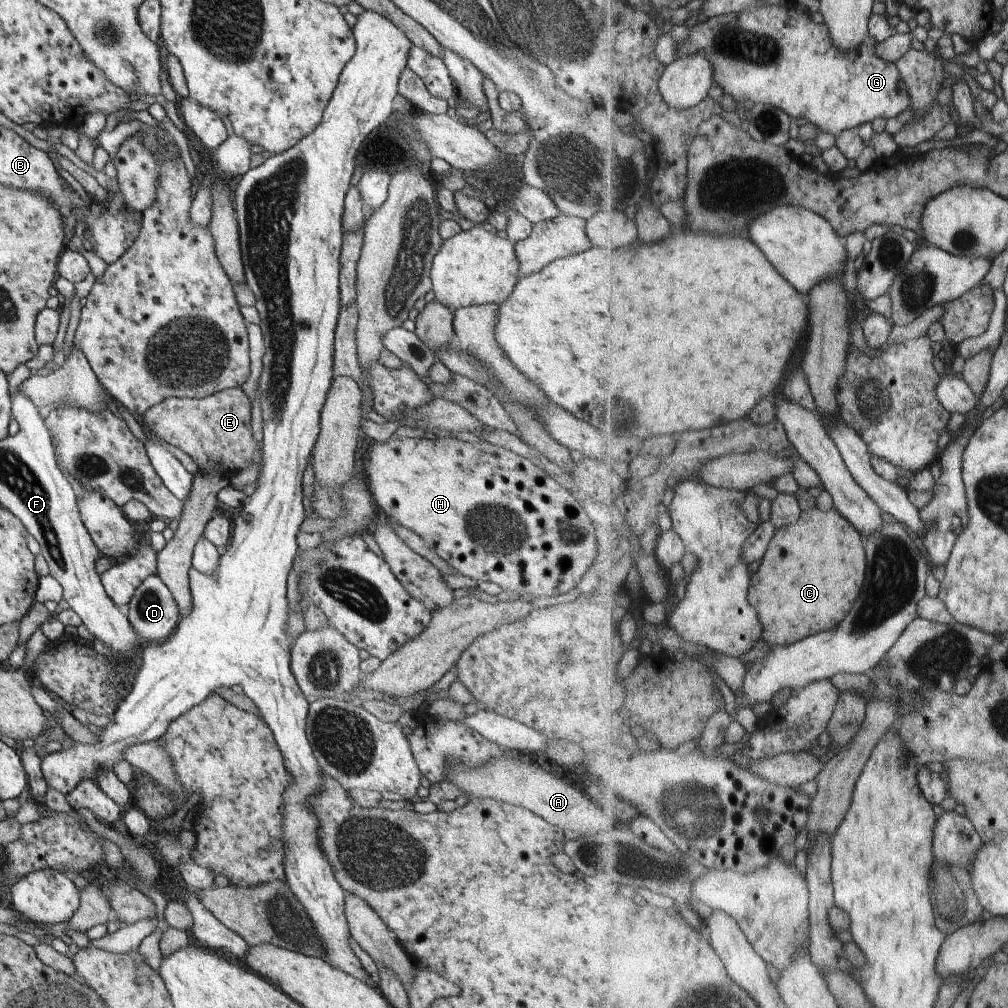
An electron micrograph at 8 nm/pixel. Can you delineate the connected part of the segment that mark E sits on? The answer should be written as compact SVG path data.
M236 387L222 392L216 392L212 396L206 398L167 398L164 402L157 404L147 410L139 421L143 427L150 430L154 436L162 438L164 442L180 448L182 452L186 452L194 462L198 465L199 470L220 470L222 474L233 475L248 466L256 466L260 471L262 466L262 457L260 456L260 445L252 437L252 425L250 419L252 416L250 400L244 394L242 387Z

